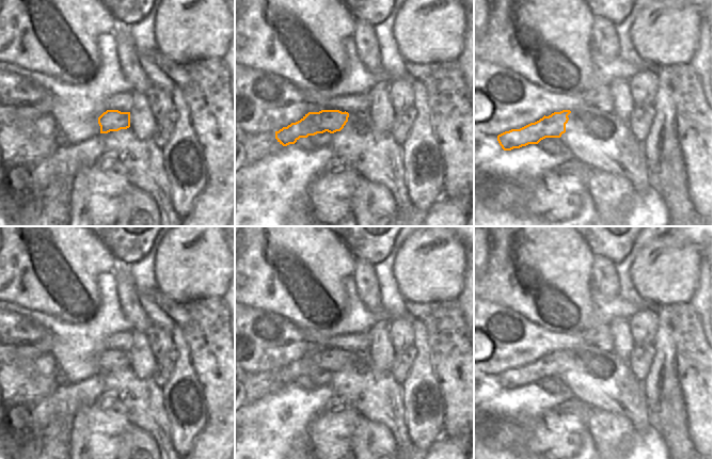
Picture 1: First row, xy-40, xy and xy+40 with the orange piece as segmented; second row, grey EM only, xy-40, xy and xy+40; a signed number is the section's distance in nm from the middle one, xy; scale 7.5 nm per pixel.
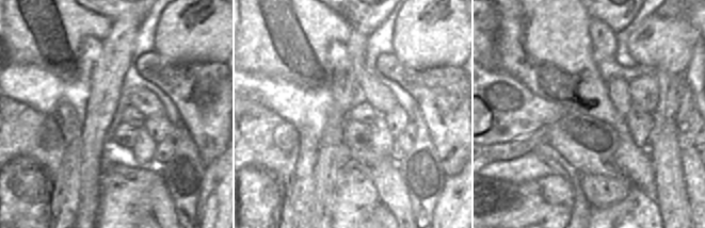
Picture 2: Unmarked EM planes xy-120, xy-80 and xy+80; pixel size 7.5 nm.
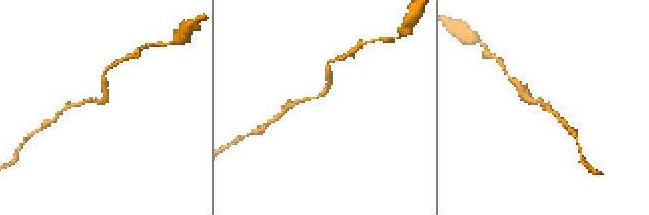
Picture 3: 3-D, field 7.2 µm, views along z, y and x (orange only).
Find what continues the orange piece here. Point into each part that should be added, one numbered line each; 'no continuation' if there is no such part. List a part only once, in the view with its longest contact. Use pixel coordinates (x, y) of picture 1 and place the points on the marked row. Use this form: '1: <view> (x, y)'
no continuation

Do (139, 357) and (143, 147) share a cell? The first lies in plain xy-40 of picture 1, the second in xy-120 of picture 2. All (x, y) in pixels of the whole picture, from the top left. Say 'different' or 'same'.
same

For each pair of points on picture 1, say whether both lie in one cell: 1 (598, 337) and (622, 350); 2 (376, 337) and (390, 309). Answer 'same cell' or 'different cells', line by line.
1: different cells
2: different cells

